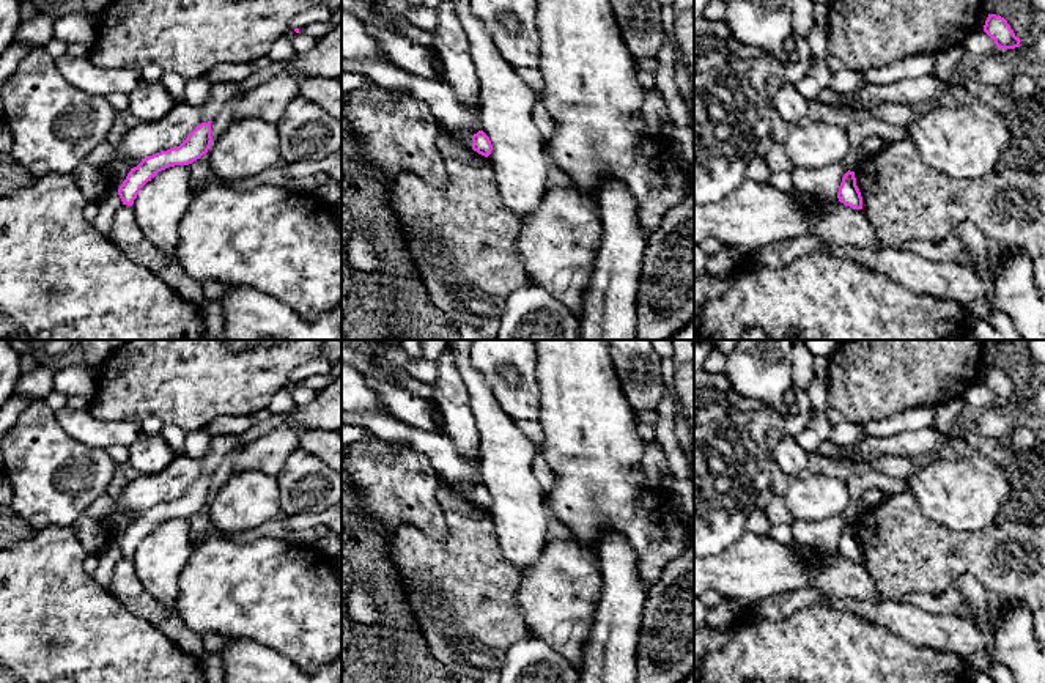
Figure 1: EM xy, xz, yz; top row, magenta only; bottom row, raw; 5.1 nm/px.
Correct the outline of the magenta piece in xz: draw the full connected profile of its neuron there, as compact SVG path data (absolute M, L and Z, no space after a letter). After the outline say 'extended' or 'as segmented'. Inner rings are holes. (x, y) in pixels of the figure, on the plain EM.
M478 483L472 488L472 502L485 510L491 507L493 497L489 489L483 483Z | as segmented

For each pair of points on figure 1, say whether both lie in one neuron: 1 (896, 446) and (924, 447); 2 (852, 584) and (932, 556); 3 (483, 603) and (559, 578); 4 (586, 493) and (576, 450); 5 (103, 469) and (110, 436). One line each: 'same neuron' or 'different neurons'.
1: same neuron
2: different neurons
3: different neurons
4: same neuron
5: different neurons

